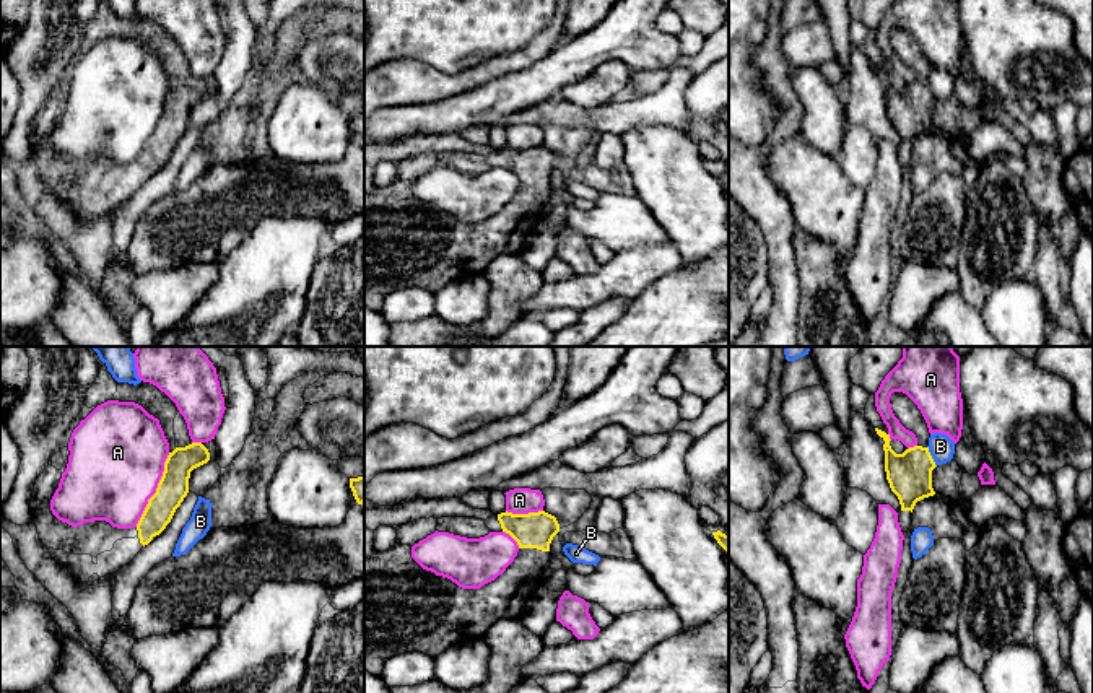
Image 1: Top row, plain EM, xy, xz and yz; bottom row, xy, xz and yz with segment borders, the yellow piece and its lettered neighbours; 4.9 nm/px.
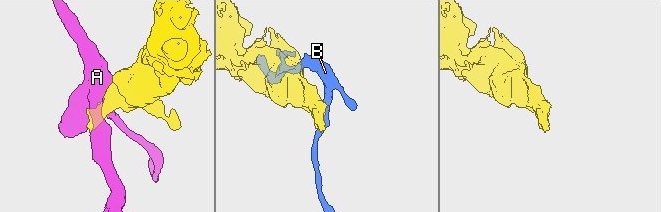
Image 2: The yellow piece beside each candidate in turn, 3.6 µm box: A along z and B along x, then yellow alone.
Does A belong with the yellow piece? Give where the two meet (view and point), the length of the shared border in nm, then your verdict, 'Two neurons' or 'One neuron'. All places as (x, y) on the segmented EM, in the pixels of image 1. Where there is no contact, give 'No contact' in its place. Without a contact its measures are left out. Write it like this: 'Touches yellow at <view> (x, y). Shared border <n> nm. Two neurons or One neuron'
Touches yellow at xy (156, 490). Shared border 400 nm. Two neurons

